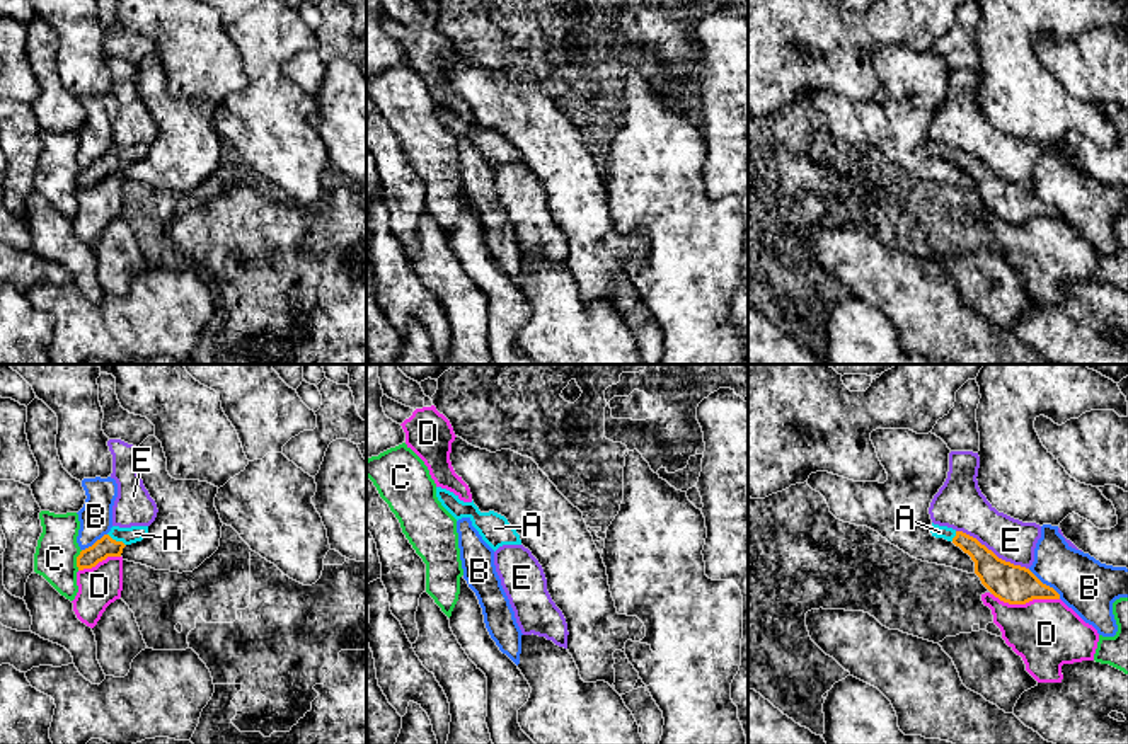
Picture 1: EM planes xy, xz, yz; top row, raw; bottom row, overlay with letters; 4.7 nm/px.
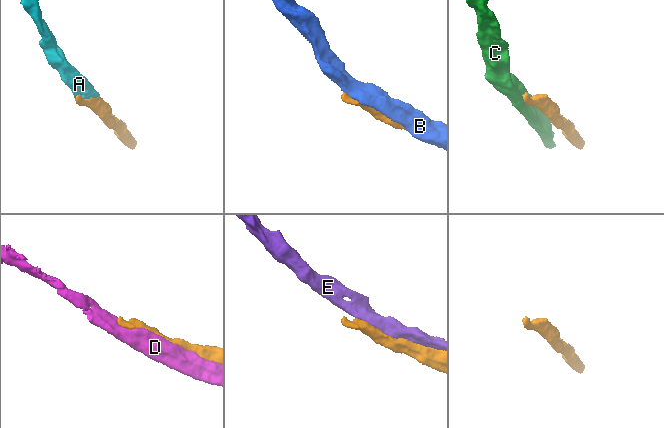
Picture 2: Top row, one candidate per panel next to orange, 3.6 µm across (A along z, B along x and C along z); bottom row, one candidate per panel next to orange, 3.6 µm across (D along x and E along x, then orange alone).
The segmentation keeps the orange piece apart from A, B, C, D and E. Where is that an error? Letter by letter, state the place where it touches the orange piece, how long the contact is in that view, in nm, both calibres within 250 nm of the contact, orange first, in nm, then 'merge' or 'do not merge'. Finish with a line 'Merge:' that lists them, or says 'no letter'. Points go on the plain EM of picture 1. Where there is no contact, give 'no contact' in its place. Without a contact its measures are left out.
A: contact xy (115, 159); length 110 nm; calibres 100 and 80 nm; merge
B: contact yz (1045, 203); length 220 nm; calibres 190 and 260 nm; do not merge
C: contact xy (77, 179); length 100 nm; calibres 100 and 200 nm; do not merge
D: contact yz (1026, 220); length 320 nm; calibres 190 and 320 nm; do not merge
E: contact yz (990, 169); length 400 nm; calibres 190 and 220 nm; do not merge
Merge: A

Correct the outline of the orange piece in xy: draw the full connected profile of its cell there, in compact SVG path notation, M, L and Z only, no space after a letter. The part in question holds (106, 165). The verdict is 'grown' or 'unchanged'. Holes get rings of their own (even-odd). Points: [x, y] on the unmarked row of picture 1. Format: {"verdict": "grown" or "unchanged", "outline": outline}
{"verdict": "grown", "outline": "M112 145L107 153L77 175L78 189L92 187L107 175L121 175L126 163L141 160L148 153L148 145L119 146Z"}

